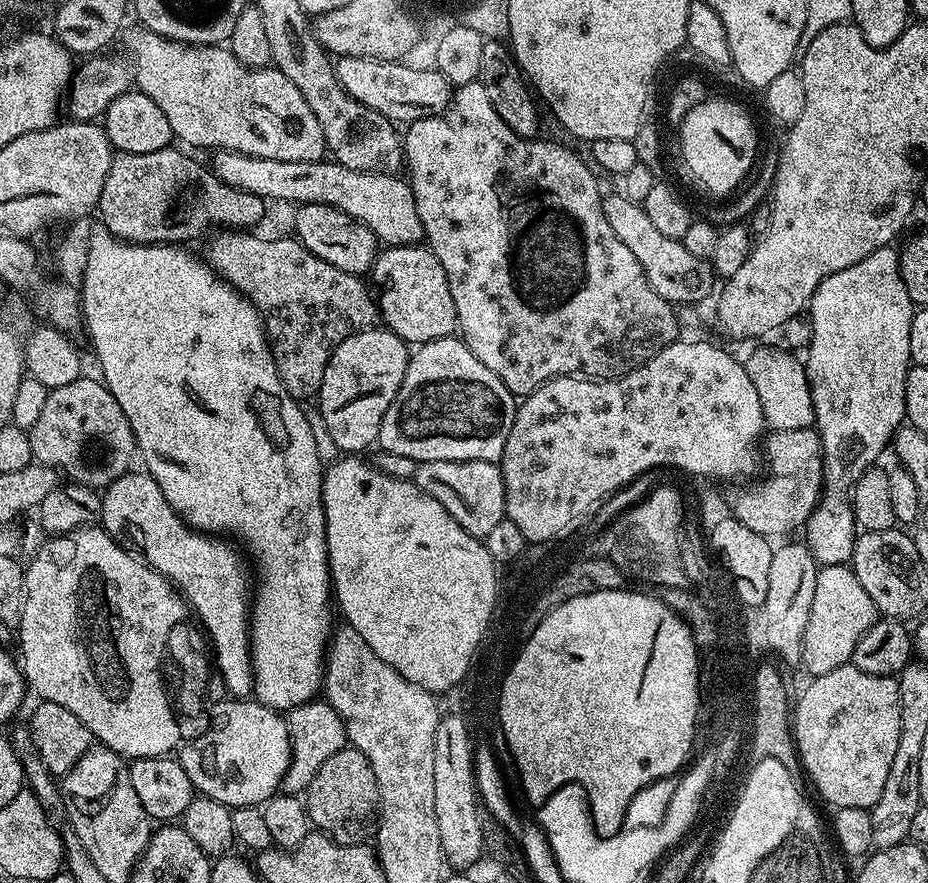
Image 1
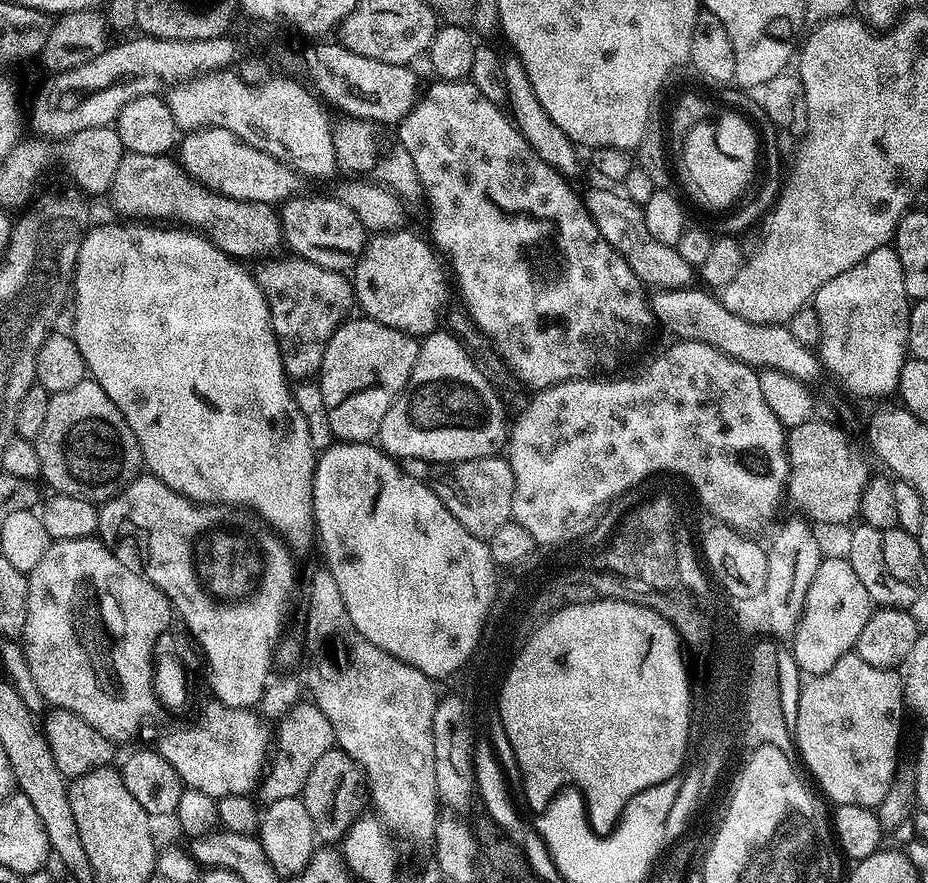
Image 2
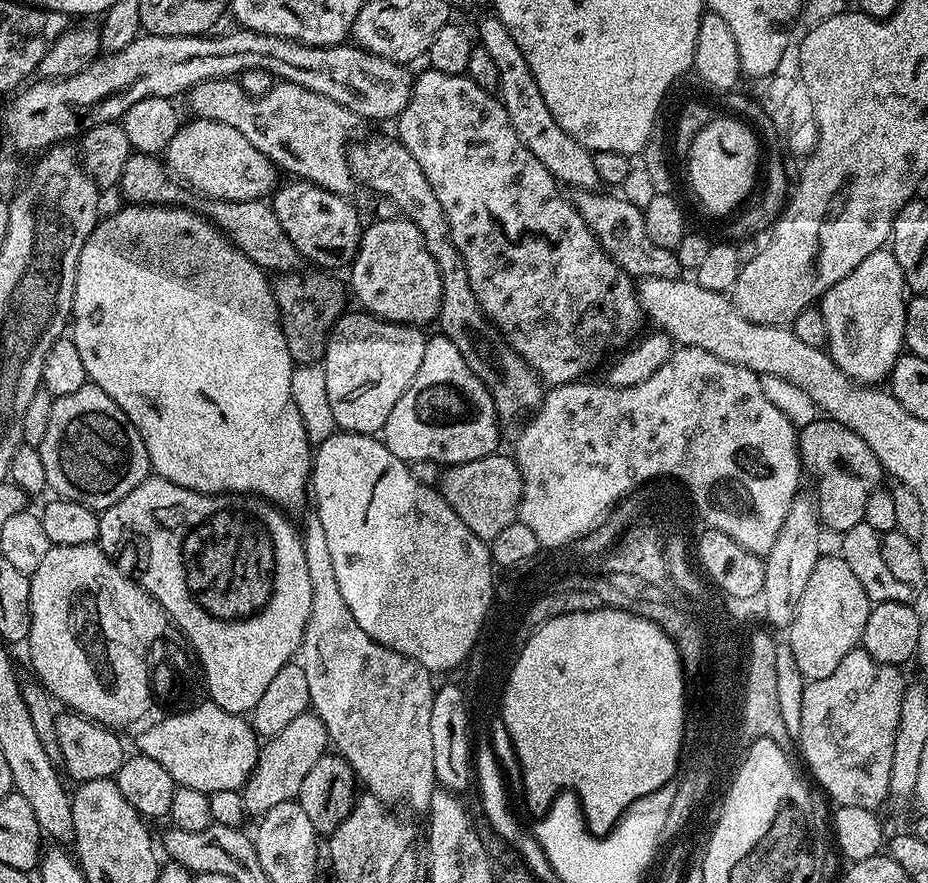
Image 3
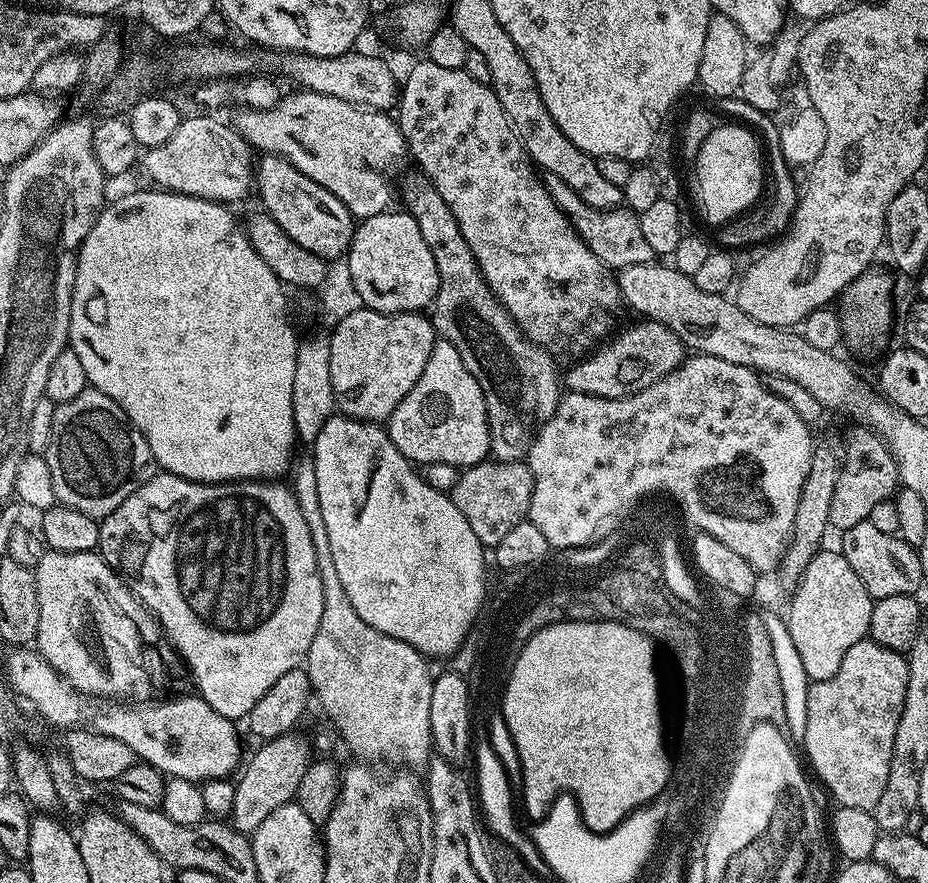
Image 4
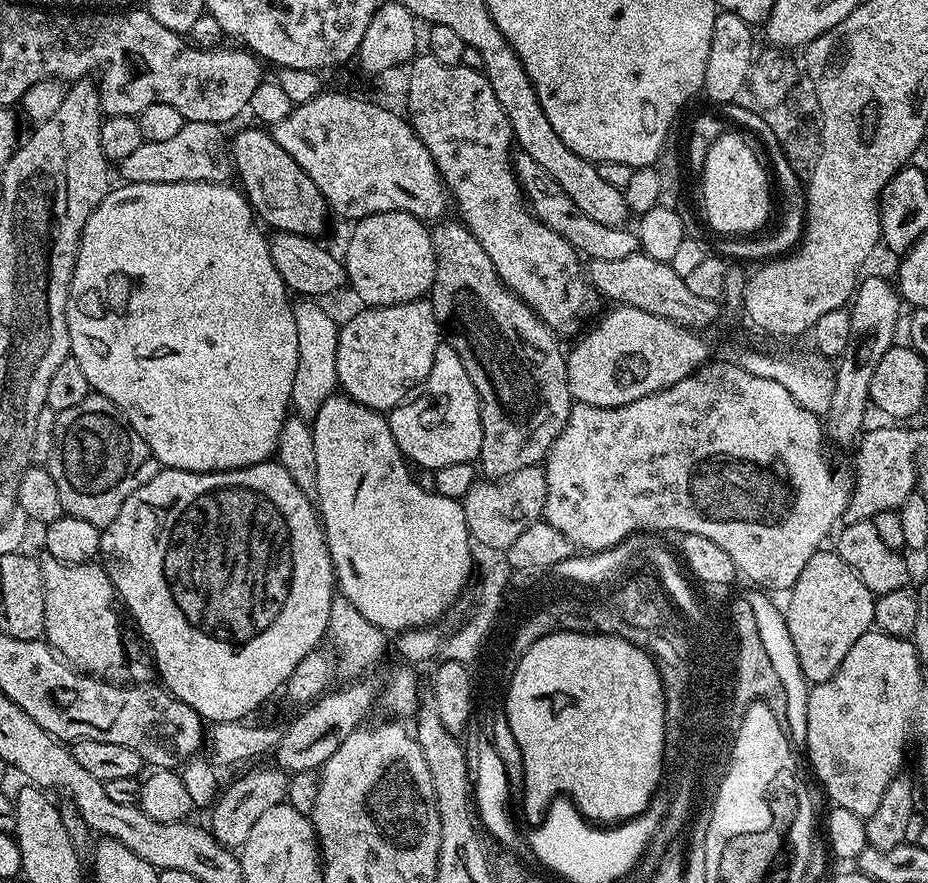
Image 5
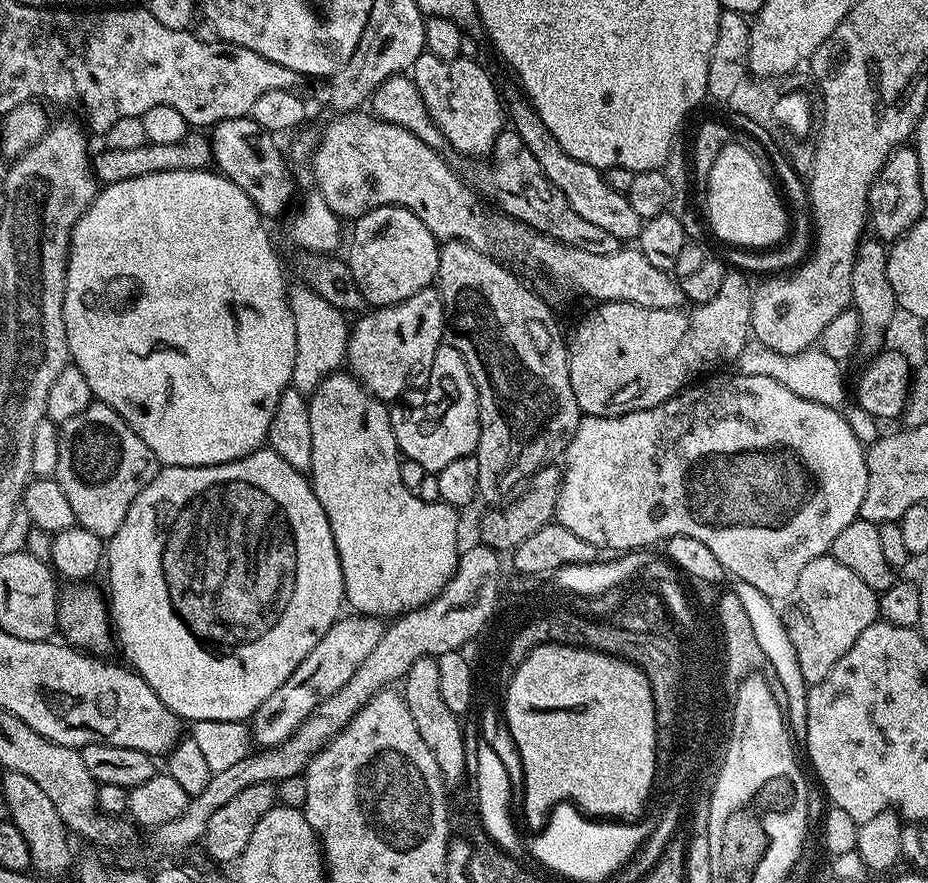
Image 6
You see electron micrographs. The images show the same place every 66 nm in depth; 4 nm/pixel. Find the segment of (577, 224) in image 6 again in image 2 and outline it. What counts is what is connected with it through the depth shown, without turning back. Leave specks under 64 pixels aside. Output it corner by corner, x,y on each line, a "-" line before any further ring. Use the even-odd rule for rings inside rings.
611,187
592,188
584,196
584,204
588,208
588,213
594,218
602,238
622,254
622,258
634,270
634,274
649,289
663,290
665,288
686,288
693,283
694,265
686,262
682,254
671,244
658,242
646,230
644,221
644,209
639,204
635,204
629,196
624,195
623,191
616,190
611,192
-
693,276
693,280
692,280

